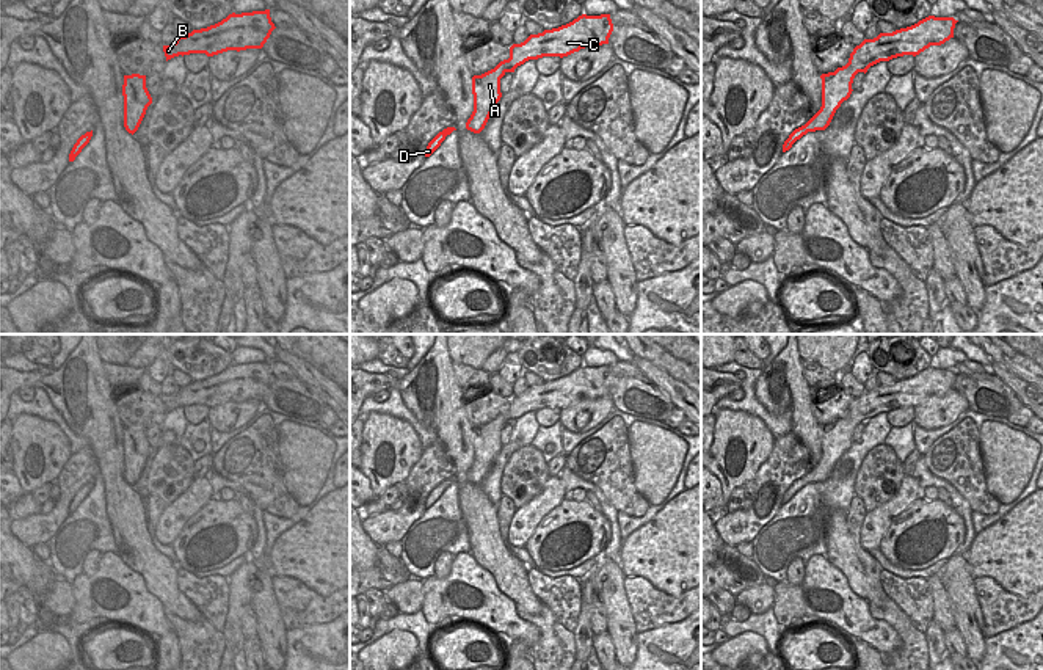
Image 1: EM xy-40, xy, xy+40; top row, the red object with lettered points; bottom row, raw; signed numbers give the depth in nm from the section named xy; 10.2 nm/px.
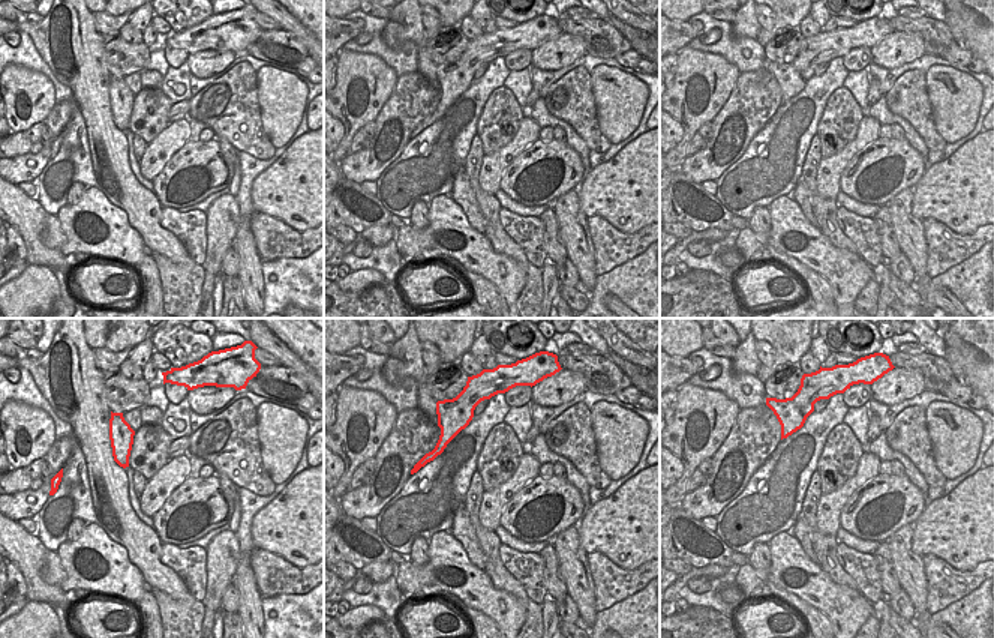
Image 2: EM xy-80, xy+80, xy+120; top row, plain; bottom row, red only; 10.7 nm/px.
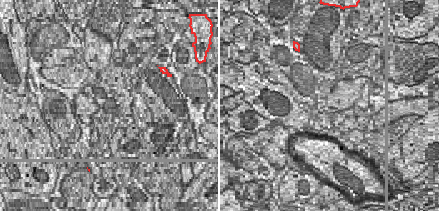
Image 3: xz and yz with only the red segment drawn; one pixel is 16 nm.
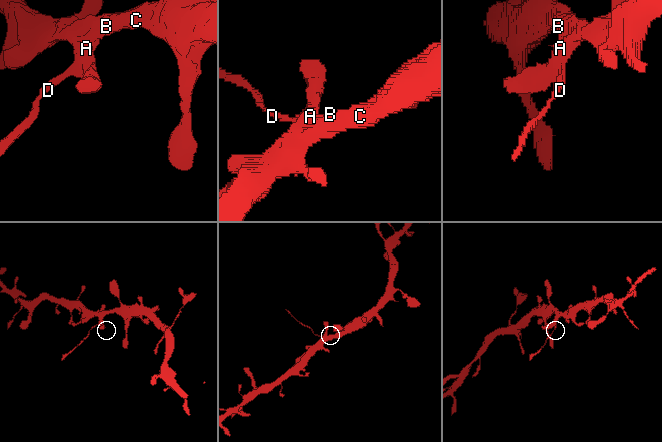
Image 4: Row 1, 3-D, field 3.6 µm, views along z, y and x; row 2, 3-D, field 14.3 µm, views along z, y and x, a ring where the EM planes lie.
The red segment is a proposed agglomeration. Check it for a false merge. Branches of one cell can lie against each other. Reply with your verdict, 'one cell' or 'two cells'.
two cells

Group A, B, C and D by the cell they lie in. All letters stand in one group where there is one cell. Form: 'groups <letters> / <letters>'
groups A B C / D

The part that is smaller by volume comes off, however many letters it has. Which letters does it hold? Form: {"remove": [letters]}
{"remove": ["D"]}

